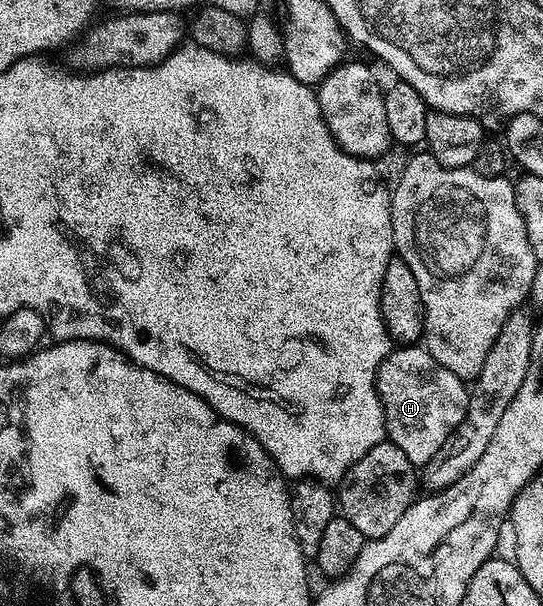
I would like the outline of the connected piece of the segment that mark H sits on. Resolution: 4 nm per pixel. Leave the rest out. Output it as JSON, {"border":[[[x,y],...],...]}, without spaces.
{"border":[[[400,344],[388,351],[376,370],[376,391],[384,408],[387,441],[402,448],[402,452],[406,452],[406,460],[410,460],[417,468],[427,466],[438,452],[438,448],[442,448],[442,444],[446,444],[446,440],[458,428],[458,424],[462,424],[468,411],[470,390],[465,379],[454,376],[454,372],[442,368],[442,364],[438,364],[438,360],[434,360],[428,349],[420,344]]]}

